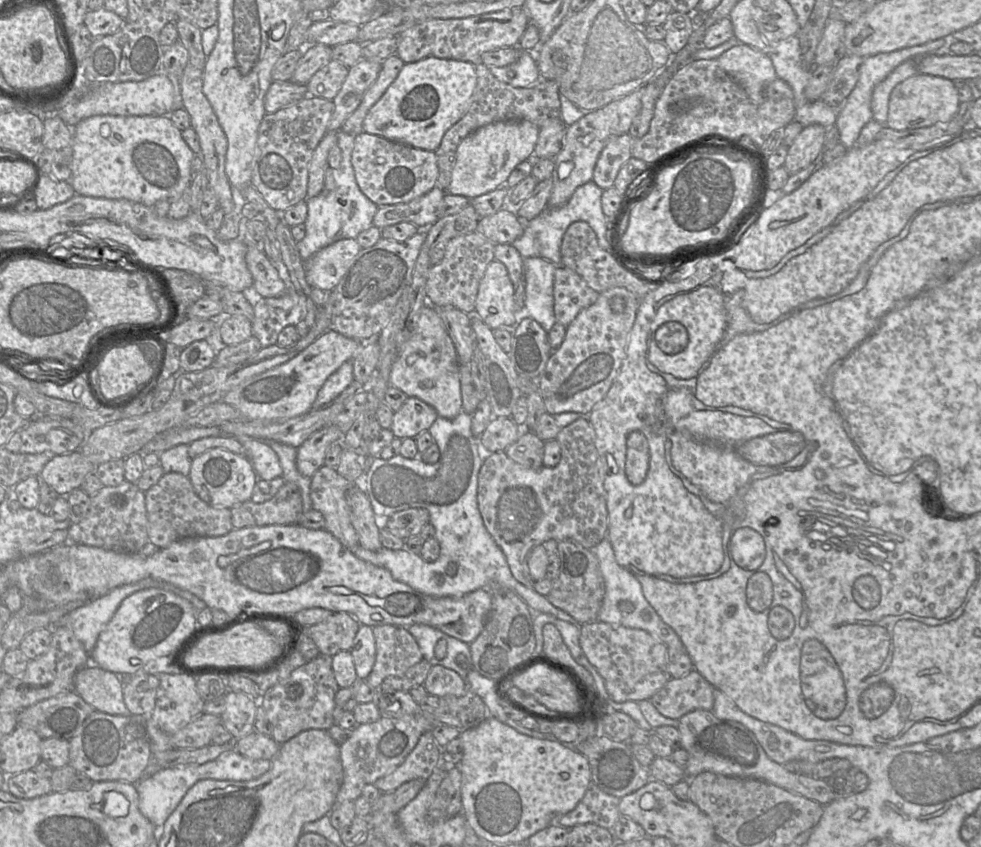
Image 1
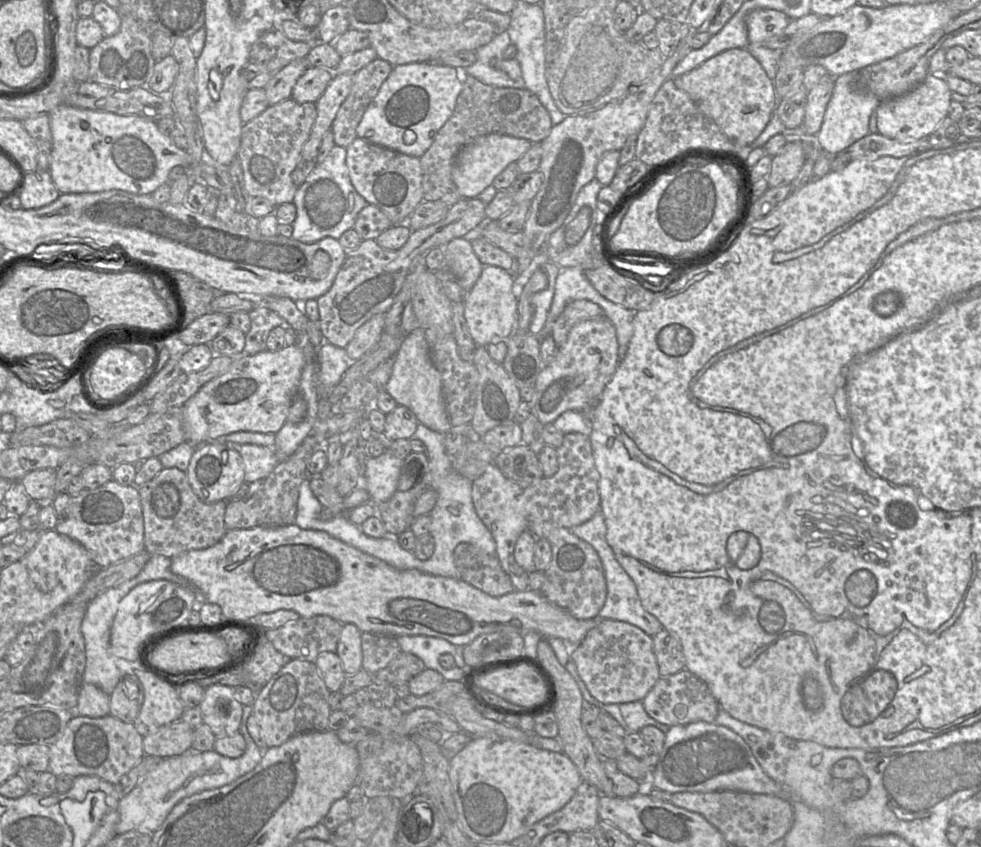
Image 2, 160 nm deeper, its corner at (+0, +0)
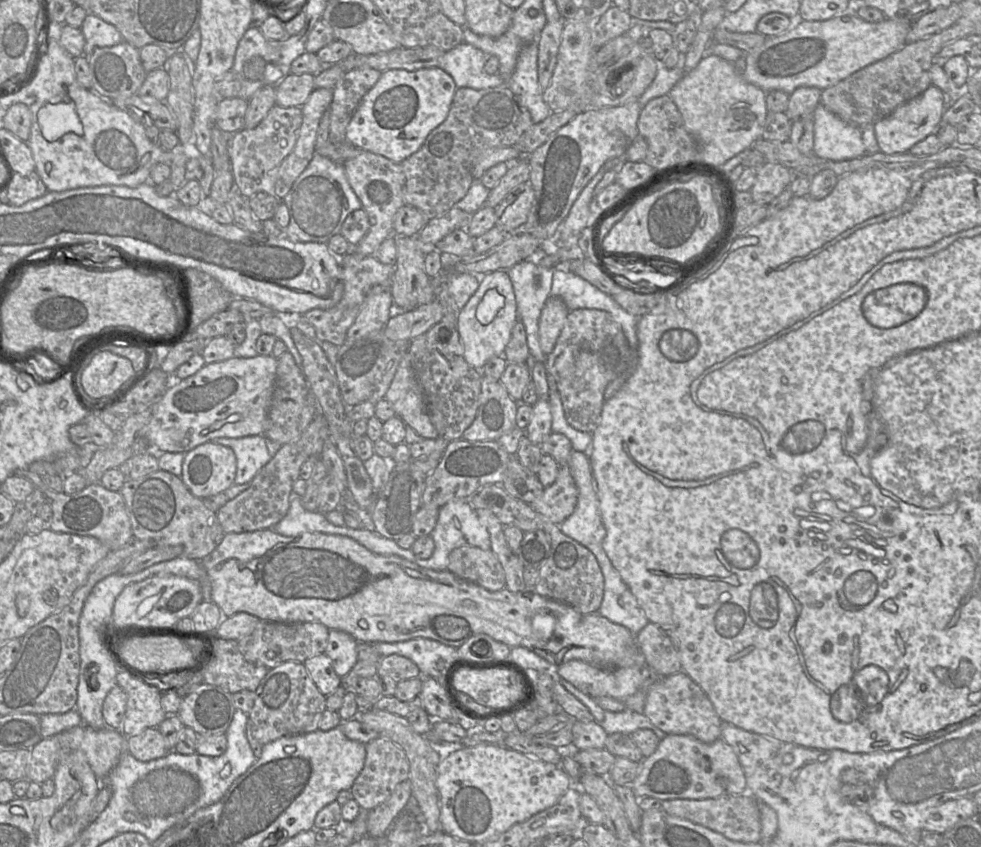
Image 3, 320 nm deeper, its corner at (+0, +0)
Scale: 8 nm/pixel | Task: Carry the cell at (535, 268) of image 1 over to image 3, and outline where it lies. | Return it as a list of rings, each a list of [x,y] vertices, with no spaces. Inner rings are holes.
[[[536,259],[521,261],[506,270],[513,285],[518,318],[526,330],[530,354],[535,361],[544,363],[547,355],[540,346],[538,323],[550,296],[553,270],[540,266]]]

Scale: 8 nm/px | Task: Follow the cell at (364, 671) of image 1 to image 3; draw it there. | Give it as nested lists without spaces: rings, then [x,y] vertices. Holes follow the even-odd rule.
[[[330,630],[325,654],[331,659],[334,671],[345,677],[358,661],[358,641],[340,630]]]

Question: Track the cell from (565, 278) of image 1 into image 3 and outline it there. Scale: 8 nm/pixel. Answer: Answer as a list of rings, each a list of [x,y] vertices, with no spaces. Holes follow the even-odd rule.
[[[577,309],[569,311],[565,324],[545,367],[556,382],[566,421],[574,429],[593,433],[600,424],[604,392],[617,377],[629,378],[637,368],[638,345],[632,348],[621,328],[607,311]]]

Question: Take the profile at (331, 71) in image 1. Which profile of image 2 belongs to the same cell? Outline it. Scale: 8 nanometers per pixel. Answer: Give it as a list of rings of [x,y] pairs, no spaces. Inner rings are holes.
[[[308,67],[292,89],[291,99],[298,103],[315,103],[334,77],[333,71]]]

